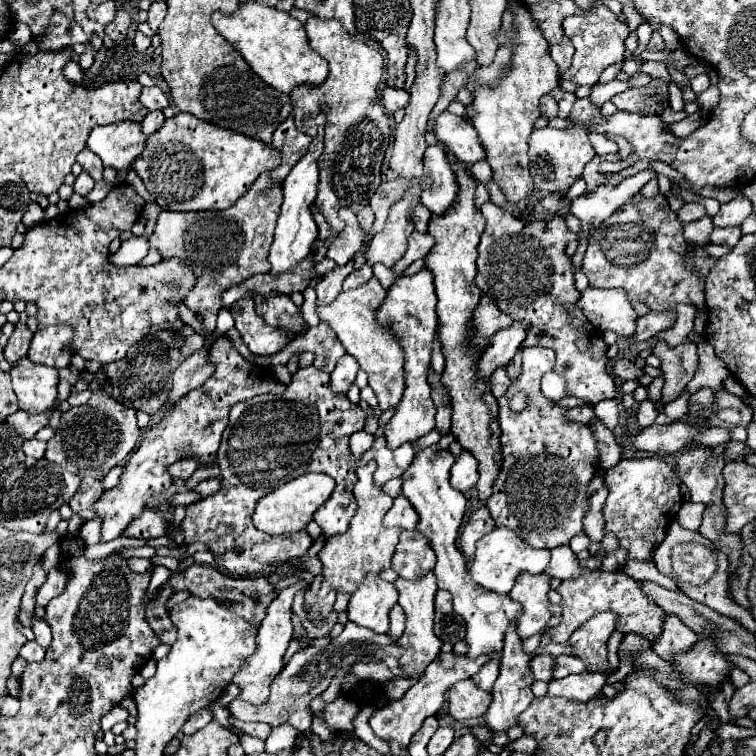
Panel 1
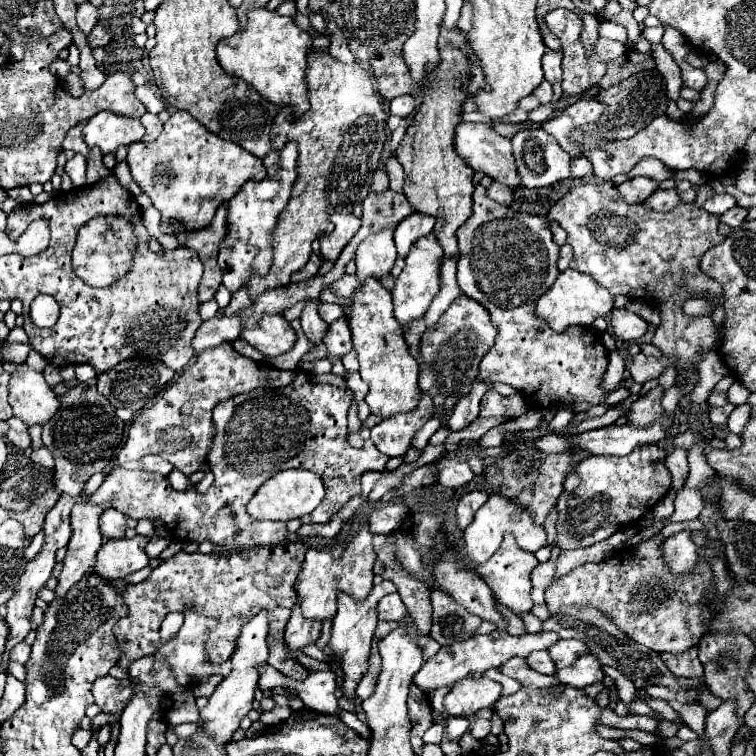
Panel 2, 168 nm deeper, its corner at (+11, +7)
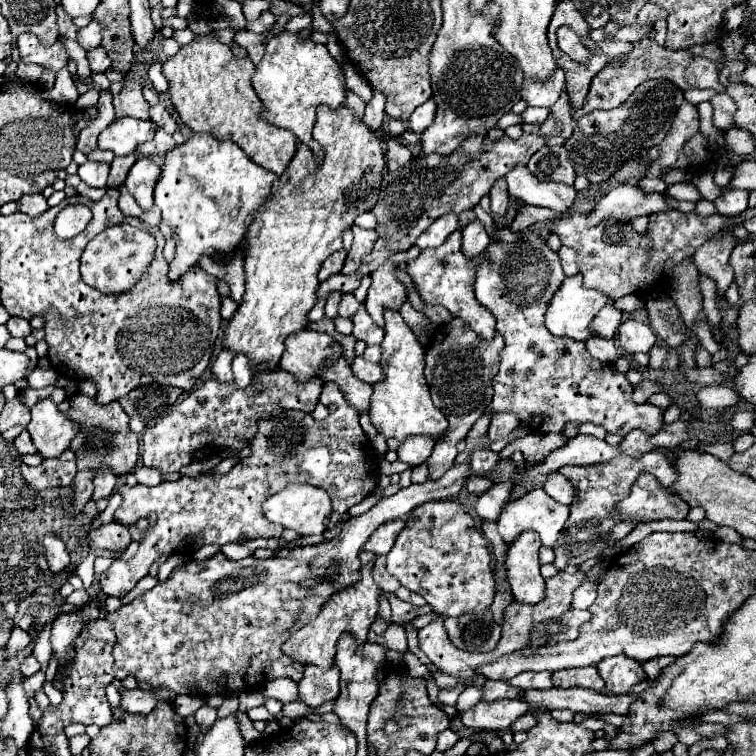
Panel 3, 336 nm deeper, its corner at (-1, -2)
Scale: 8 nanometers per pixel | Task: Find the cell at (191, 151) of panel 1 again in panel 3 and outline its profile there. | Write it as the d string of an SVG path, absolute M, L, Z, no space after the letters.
M194 133L190 141L168 153L154 191L154 201L162 209L162 223L172 227L176 239L176 257L170 263L168 281L178 281L204 255L212 259L230 255L240 245L252 211L268 199L276 179L278 175L250 161L238 145L220 143L204 133Z

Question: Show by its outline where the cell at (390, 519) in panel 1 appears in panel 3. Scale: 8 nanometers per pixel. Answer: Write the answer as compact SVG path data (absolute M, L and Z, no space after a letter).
M396 519L396 521L390 521L390 523L380 525L380 527L370 535L370 539L364 543L362 551L372 551L374 555L386 555L386 553L392 549L392 545L394 545L398 533L404 529L404 525L406 525L406 523L404 523L402 519Z

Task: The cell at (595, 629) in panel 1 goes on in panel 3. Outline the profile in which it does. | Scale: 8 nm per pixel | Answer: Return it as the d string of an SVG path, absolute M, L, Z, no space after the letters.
M580 667L580 669L566 669L566 671L556 671L552 673L554 687L584 687L584 689L594 689L598 693L604 693L604 681L596 673L596 667Z

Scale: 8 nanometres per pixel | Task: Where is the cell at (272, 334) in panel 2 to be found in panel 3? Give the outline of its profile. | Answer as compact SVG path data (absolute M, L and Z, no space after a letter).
M304 329L286 339L286 351L280 359L280 369L292 373L296 381L318 377L320 367L342 357L342 345L326 333Z

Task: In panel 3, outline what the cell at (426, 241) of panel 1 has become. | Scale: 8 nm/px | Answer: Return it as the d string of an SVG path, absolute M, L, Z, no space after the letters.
M448 213L440 219L436 219L428 231L422 233L422 237L416 241L416 247L420 249L428 249L428 247L438 247L446 241L446 237L458 229L458 215L456 213Z

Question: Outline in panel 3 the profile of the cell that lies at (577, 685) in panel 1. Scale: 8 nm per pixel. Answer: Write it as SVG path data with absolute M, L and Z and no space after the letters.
M616 655L616 657L604 659L596 665L596 669L598 669L598 675L606 683L606 689L614 695L624 695L636 683L646 681L646 673L642 669L642 663L634 661L626 655Z

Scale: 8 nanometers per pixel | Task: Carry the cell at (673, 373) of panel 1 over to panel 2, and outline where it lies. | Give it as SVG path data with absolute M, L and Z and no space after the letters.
M656 386L650 392L646 392L644 396L640 396L628 412L628 418L630 418L628 422L644 426L644 424L652 424L652 420L660 420L662 424L672 426L672 418L662 416L662 406L660 406L662 398L664 398L664 388L662 386Z

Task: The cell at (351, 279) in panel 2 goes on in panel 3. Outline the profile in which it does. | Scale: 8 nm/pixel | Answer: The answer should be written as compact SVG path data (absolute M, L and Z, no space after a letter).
M342 295L342 301L338 305L338 315L340 317L352 317L358 307L360 307L360 303L356 301L354 295Z

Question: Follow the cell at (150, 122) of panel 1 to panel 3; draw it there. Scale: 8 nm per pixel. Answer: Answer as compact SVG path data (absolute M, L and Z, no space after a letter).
M158 129L156 135L154 135L148 143L142 143L142 145L136 149L136 153L142 155L142 157L150 157L150 155L160 155L160 157L164 157L164 155L170 153L174 147L176 147L176 143L174 143L172 135L168 135L168 133L164 133L162 129Z

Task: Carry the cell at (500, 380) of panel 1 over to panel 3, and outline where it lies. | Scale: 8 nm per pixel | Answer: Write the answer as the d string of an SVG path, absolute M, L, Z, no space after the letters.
M500 413L500 417L492 417L490 429L488 429L488 439L490 441L498 441L506 435L510 435L520 421L516 421L514 413Z

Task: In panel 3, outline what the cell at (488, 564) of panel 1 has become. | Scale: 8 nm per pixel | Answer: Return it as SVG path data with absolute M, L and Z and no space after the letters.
M534 489L524 497L510 501L498 519L498 533L506 543L512 543L518 533L534 529L540 533L542 545L552 547L560 535L570 507L554 501L544 489Z

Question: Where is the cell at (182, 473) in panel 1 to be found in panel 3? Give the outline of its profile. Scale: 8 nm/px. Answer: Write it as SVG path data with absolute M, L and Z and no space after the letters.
M138 467L134 469L134 475L138 479L138 483L144 483L144 485L158 485L162 479L160 479L160 471L158 469L148 469L148 467Z

